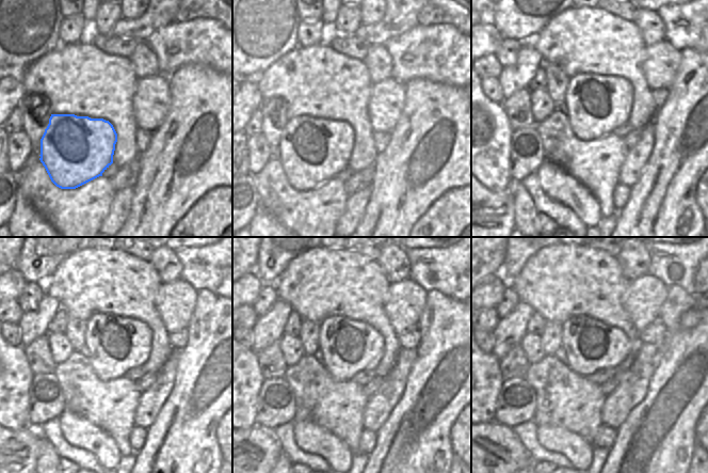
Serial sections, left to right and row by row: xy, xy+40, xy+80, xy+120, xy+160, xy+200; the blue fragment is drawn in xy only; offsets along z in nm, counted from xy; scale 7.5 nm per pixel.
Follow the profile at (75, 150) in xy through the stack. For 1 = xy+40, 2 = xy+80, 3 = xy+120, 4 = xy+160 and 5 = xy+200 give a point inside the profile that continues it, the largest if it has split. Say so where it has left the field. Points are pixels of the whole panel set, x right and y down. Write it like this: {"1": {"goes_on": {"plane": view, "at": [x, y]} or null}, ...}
{"1": {"goes_on": {"plane": "xy+40", "at": [311, 151]}}, "2": {"goes_on": {"plane": "xy+80", "at": [604, 108]}}, "3": {"goes_on": {"plane": "xy+120", "at": [128, 345]}}, "4": {"goes_on": {"plane": "xy+160", "at": [363, 349]}}, "5": {"goes_on": {"plane": "xy+200", "at": [604, 347]}}}

